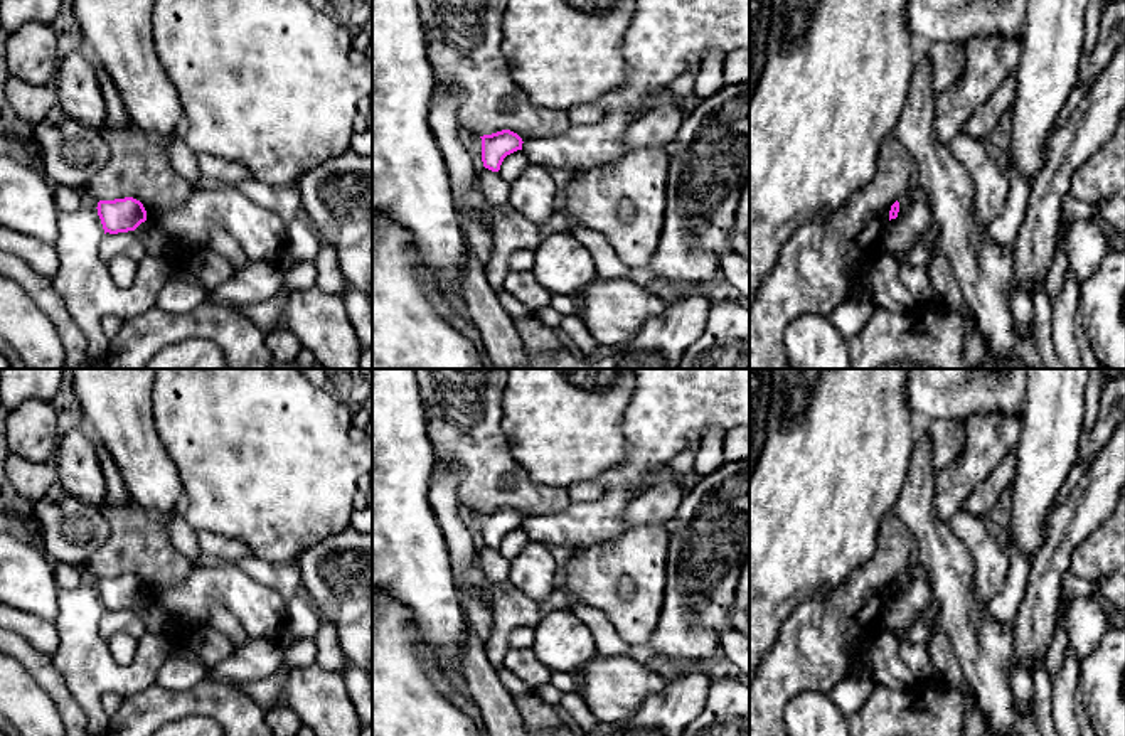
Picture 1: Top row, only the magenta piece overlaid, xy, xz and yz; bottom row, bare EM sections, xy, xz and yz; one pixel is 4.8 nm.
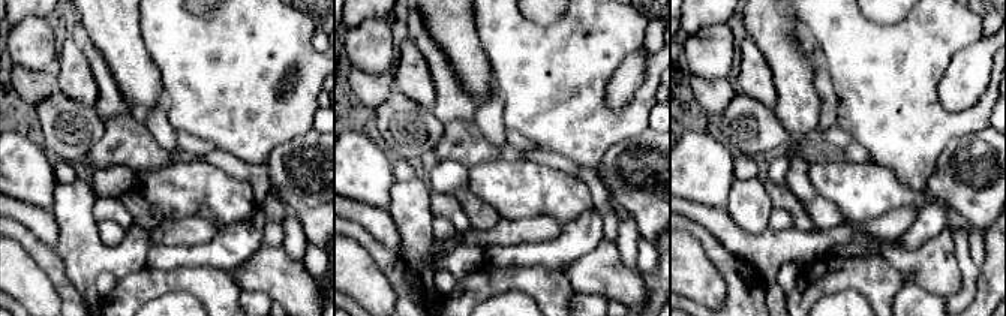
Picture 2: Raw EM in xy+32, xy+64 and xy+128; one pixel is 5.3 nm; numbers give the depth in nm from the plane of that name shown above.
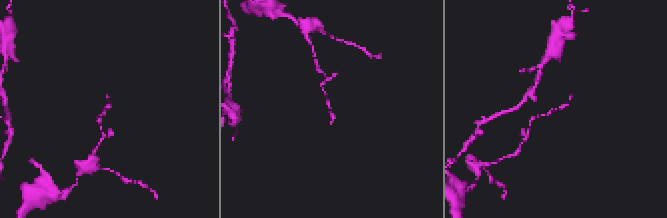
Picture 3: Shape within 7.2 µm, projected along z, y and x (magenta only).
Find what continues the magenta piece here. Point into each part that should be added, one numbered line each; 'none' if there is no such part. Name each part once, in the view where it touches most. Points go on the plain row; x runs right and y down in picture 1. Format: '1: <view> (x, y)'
none

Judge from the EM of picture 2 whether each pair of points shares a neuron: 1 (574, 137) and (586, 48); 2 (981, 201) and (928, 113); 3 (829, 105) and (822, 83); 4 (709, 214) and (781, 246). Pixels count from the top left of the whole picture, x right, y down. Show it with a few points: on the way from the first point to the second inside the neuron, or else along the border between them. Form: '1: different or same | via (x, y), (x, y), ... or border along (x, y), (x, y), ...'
1: same | via (574, 114), (574, 102), (582, 93), (582, 71)
2: different | border along (981, 129), (954, 137), (940, 153), (931, 174)
3: same | via (828, 99), (825, 89)
4: same | via (727, 232), (745, 246), (763, 246)

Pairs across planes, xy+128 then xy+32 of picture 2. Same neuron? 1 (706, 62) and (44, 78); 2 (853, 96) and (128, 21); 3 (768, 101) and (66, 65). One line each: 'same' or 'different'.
1: different
2: different
3: same

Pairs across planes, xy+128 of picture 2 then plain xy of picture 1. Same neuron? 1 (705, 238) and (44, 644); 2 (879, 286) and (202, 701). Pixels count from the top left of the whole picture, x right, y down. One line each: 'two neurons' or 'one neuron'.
1: two neurons
2: one neuron

